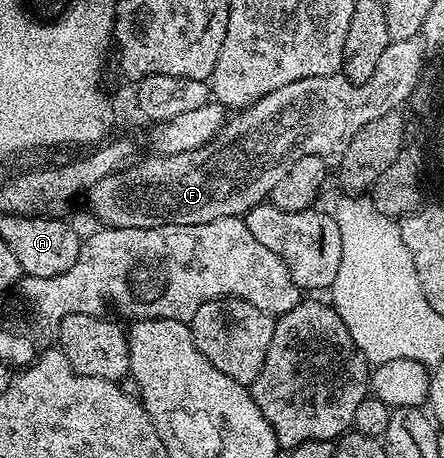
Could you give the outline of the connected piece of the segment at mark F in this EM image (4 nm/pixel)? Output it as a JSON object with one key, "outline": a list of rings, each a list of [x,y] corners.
{"outline":[[[389,41],[386,51],[382,51],[382,59],[378,59],[378,67],[374,67],[374,73],[361,84],[355,84],[345,78],[343,75],[334,77],[311,77],[310,79],[298,79],[294,83],[286,83],[286,87],[278,87],[274,91],[270,91],[265,97],[259,97],[253,105],[249,105],[239,115],[227,122],[224,128],[216,134],[213,141],[207,145],[198,147],[194,151],[186,151],[185,153],[175,153],[169,157],[159,155],[148,155],[145,161],[137,160],[135,163],[129,164],[127,167],[120,169],[117,173],[106,175],[104,179],[94,183],[94,187],[88,190],[86,194],[86,202],[92,208],[94,216],[100,220],[99,224],[104,227],[113,229],[149,229],[154,224],[152,217],[152,209],[156,212],[155,220],[165,225],[201,225],[202,223],[210,223],[214,219],[222,219],[223,217],[243,217],[245,213],[249,213],[256,205],[263,205],[269,200],[274,187],[278,187],[278,183],[286,175],[286,171],[290,171],[290,167],[294,163],[298,163],[298,159],[302,159],[302,155],[318,155],[325,159],[331,158],[331,153],[341,155],[347,151],[351,140],[354,139],[353,134],[361,125],[361,122],[368,121],[369,118],[376,117],[376,114],[384,113],[385,110],[396,105],[397,101],[408,94],[409,89],[412,89],[412,84],[416,79],[416,72],[420,69],[420,45],[416,42],[404,42],[398,45],[395,41]]]}

